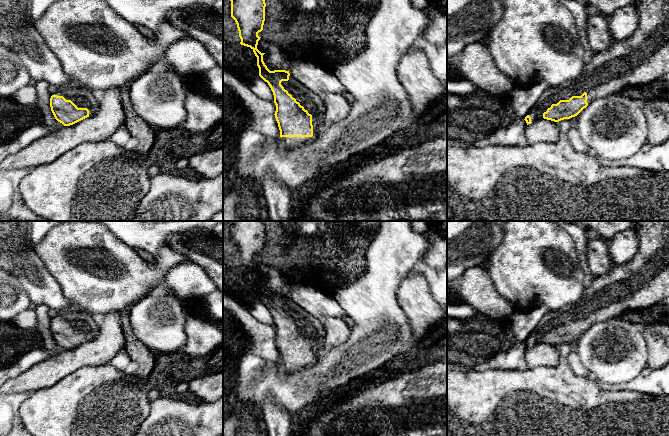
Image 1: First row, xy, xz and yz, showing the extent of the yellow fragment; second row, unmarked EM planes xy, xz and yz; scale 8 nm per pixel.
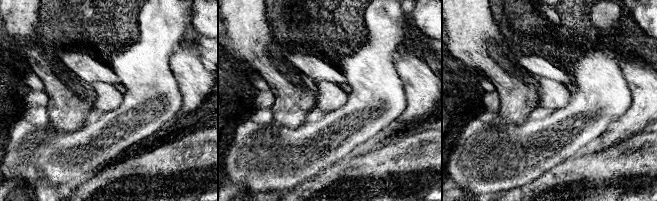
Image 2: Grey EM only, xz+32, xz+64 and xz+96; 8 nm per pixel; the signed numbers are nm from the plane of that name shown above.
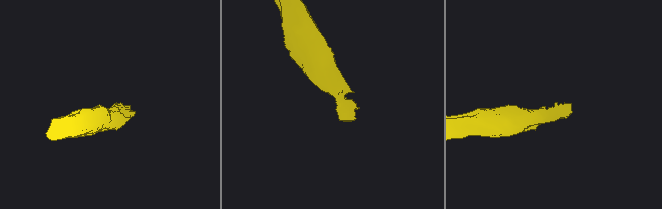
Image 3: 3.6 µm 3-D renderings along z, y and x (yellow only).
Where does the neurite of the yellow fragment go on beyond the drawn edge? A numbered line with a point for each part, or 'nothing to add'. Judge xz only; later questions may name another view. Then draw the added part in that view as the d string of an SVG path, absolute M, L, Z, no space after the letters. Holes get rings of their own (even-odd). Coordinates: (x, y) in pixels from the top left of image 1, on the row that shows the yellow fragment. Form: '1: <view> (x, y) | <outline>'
1: xz (312, 102) | M291 75L288 81L282 81L281 85L309 114L312 115L312 137L282 137L282 141L289 148L299 147L315 140L319 134L319 126L324 120L325 104L320 95L313 93L303 85L295 81Z

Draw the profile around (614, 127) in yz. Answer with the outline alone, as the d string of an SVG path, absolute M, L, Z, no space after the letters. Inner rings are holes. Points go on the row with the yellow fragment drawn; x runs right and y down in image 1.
M622 93L592 101L577 115L574 126L596 157L627 159L647 143L643 101Z

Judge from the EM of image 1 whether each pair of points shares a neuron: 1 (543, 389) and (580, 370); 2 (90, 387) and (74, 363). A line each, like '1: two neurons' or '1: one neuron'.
1: two neurons
2: two neurons

